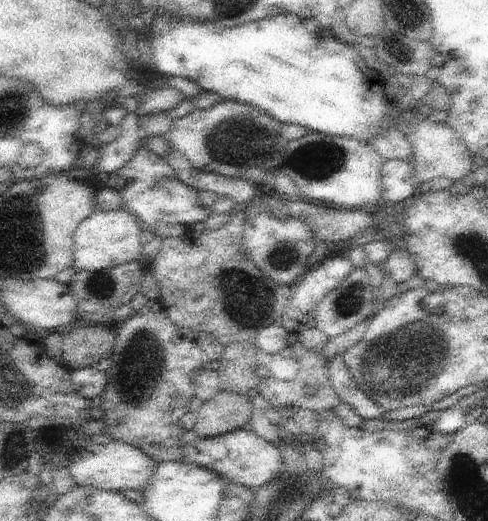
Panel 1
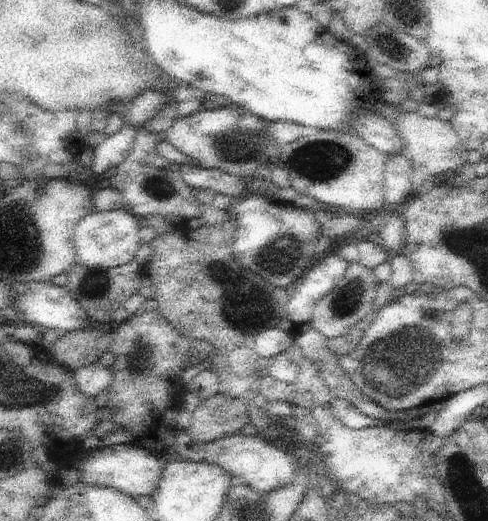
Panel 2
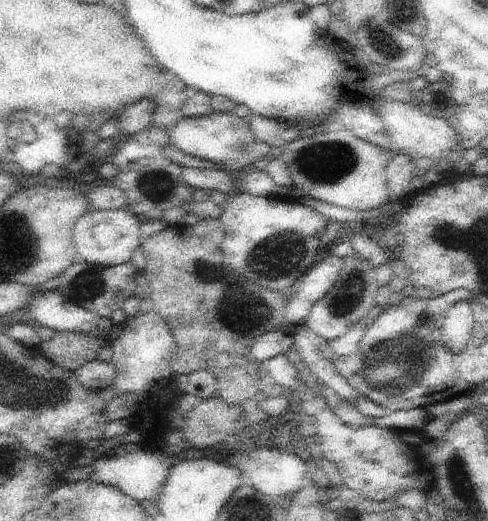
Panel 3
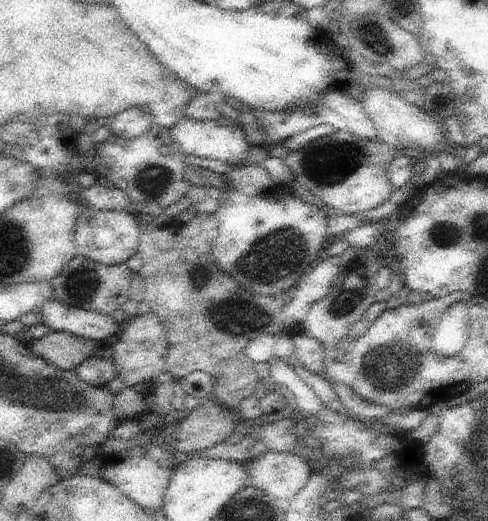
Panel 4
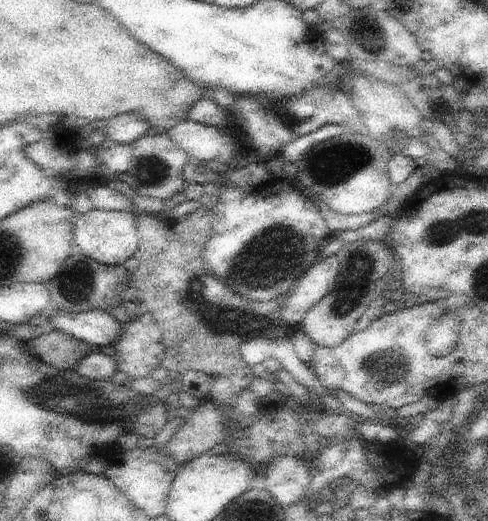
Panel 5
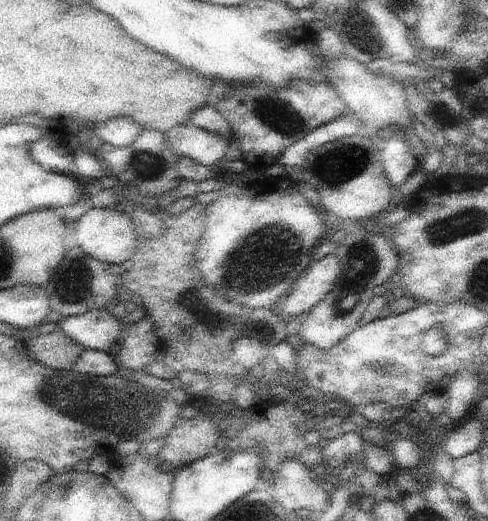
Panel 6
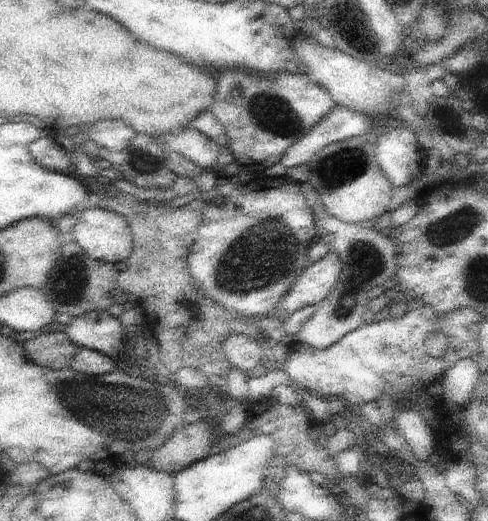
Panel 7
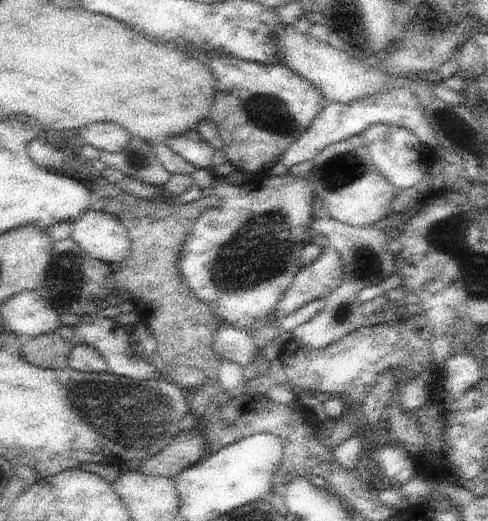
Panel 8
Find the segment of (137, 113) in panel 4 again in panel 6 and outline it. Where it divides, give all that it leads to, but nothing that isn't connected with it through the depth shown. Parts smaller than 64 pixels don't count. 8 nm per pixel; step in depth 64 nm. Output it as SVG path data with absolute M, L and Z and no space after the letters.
M116 117L95 123L92 126L94 135L102 142L108 142L116 148L124 148L134 144L135 140L138 140L138 136L144 132L144 126L140 126L130 117Z

